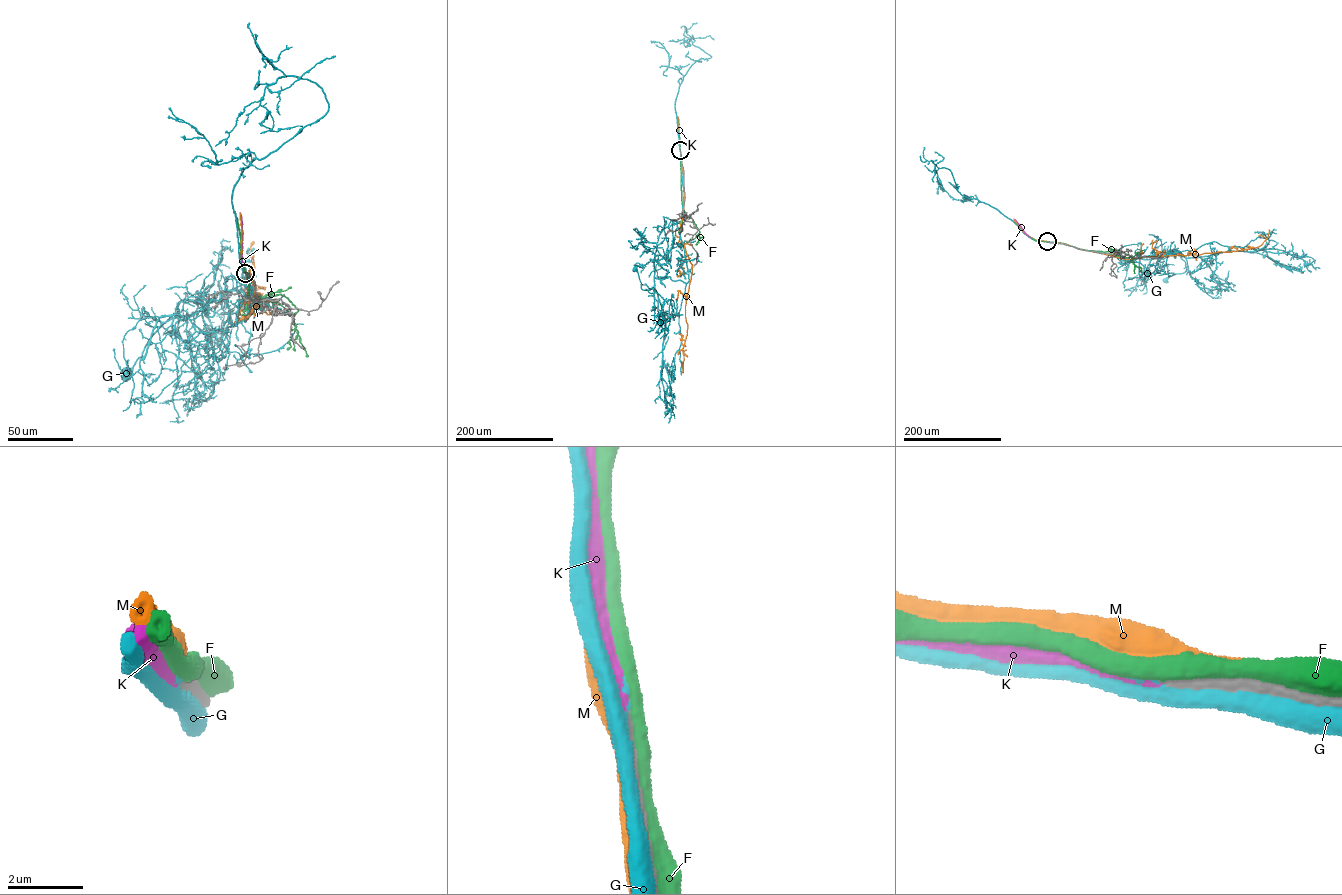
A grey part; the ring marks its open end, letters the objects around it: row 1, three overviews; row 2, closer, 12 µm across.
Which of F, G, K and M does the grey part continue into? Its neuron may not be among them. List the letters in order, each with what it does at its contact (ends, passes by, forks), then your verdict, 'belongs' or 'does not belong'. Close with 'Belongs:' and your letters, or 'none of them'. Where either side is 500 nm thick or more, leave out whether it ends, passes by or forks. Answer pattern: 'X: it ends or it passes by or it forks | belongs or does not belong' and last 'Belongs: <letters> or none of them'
F: it passes by | does not belong
G: it passes by | does not belong
K: it ends | belongs
M: it passes by | does not belong
Belongs: K

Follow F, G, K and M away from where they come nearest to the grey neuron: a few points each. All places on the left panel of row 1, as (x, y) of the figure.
F: (246, 273), (248, 294), (253, 299), (284, 295), (298, 309), (293, 317), (297, 336), (290, 339), (287, 349)
G: (245, 273), (256, 296), (245, 321), (268, 306), (224, 290), (212, 316), (181, 300), (127, 374)
K: (245, 273), (239, 212)
M: (246, 273), (257, 300), (246, 319), (275, 312), (261, 307), (265, 300), (253, 293), (252, 256), (245, 258)

